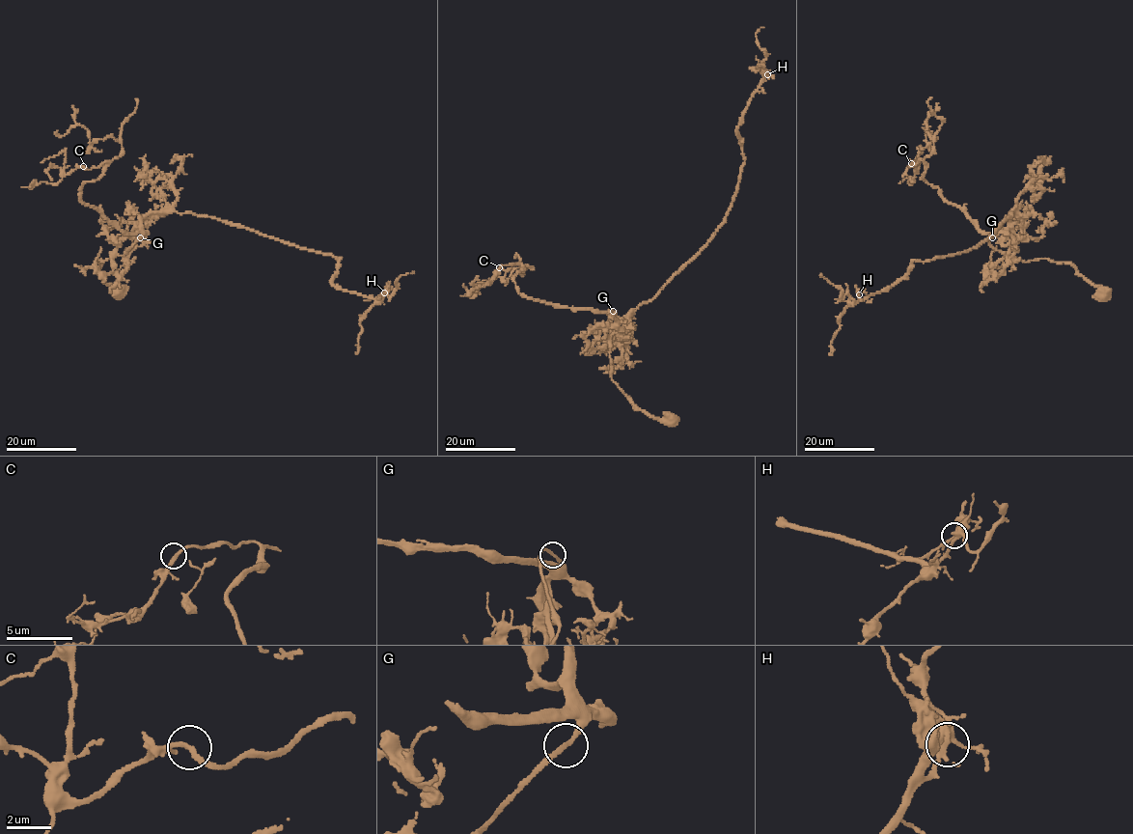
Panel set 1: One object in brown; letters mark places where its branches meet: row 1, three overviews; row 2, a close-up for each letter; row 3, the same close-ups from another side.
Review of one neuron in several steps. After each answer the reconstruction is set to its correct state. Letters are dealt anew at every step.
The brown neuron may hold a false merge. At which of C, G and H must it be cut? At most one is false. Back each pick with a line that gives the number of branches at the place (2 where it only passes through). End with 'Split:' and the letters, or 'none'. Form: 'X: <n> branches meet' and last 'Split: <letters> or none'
Split: none

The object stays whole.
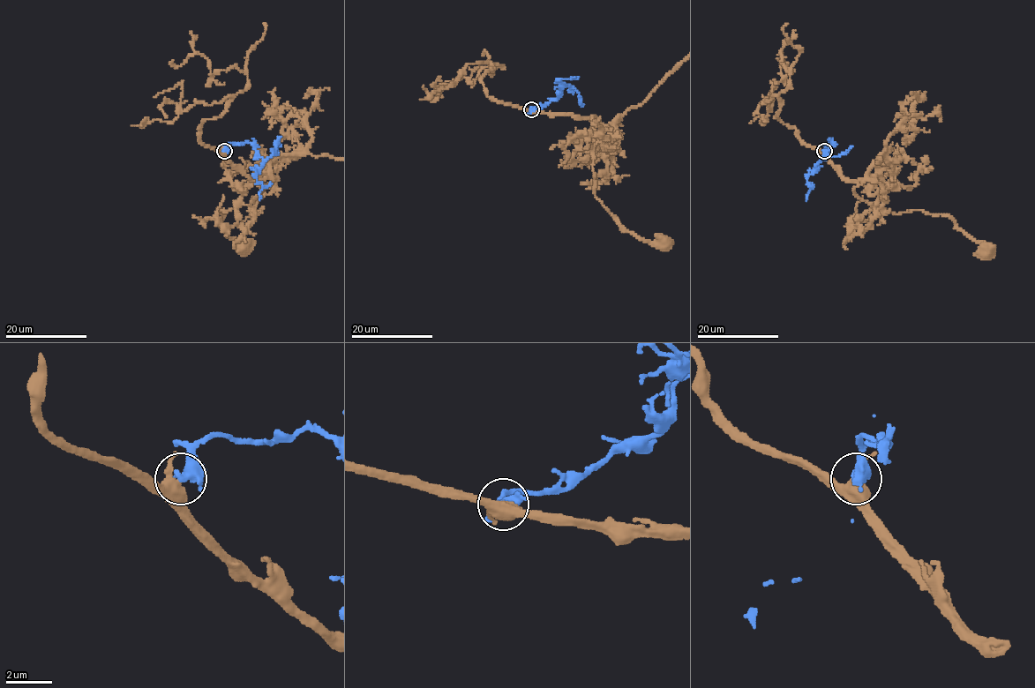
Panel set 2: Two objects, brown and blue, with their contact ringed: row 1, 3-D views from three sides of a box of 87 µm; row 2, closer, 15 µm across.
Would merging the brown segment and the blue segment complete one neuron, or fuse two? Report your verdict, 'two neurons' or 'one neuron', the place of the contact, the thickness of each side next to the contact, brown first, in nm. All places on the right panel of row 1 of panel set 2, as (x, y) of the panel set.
two neurons; at (824, 151); 400 nm thick on the brown side, 550 nm on the other

